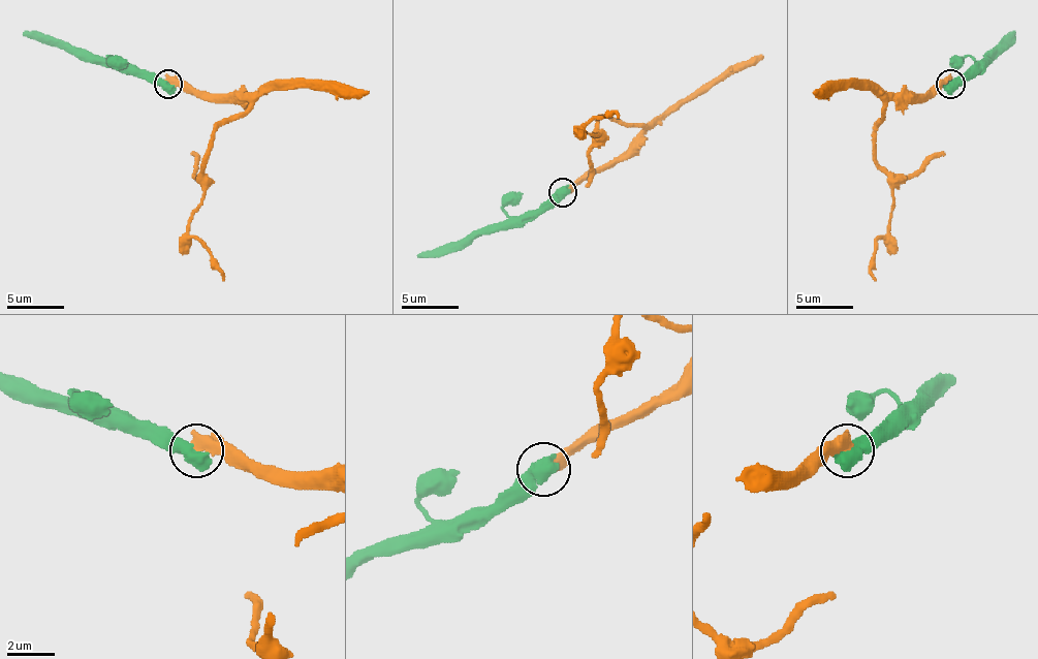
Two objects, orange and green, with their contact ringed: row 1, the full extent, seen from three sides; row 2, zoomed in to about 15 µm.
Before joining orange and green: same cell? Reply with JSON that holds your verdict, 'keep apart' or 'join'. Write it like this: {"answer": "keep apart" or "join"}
{"answer": "keep apart"}

